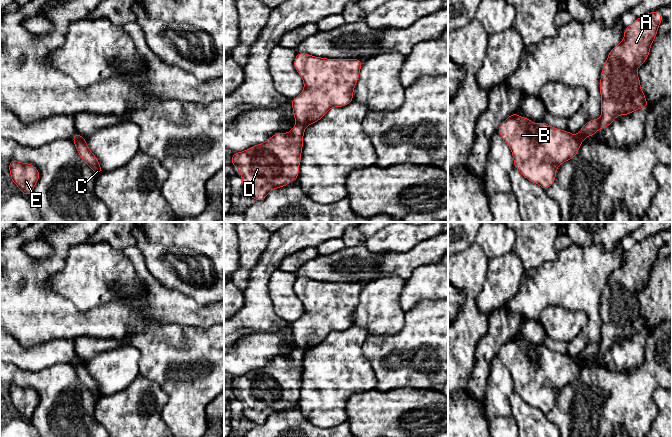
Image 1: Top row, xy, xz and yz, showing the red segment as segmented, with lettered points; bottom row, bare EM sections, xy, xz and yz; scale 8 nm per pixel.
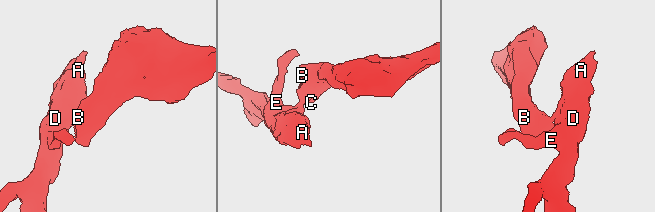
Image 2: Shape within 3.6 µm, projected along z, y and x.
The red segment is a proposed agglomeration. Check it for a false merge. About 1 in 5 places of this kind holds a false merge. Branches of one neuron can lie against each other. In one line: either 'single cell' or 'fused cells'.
fused cells

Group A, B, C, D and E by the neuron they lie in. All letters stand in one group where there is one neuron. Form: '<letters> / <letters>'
A D E / B C

